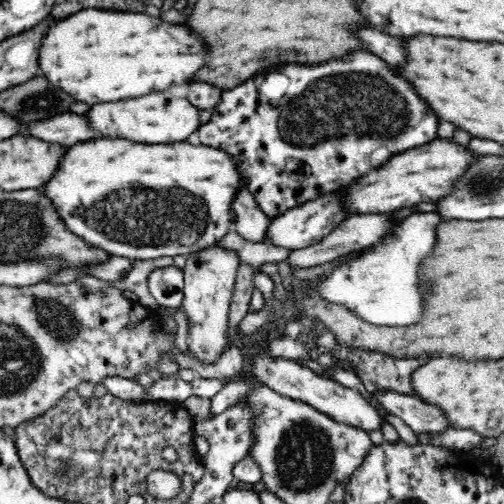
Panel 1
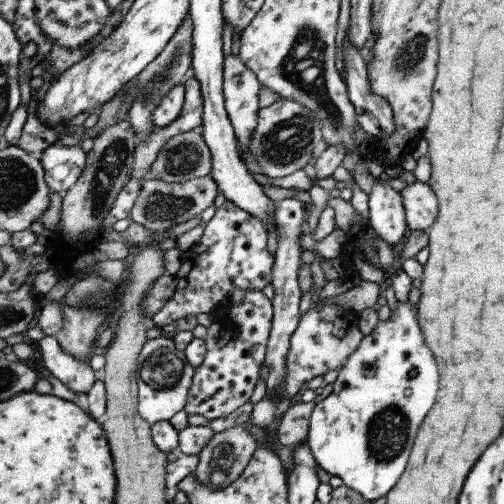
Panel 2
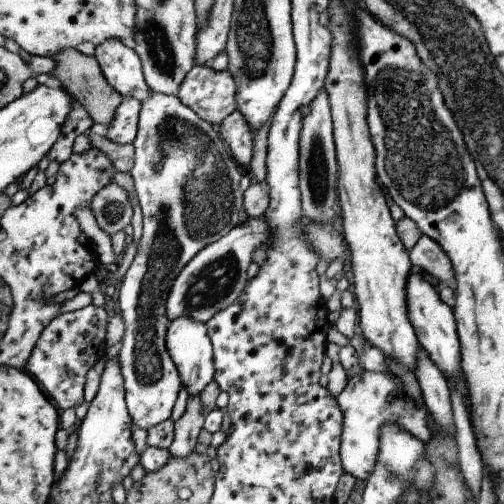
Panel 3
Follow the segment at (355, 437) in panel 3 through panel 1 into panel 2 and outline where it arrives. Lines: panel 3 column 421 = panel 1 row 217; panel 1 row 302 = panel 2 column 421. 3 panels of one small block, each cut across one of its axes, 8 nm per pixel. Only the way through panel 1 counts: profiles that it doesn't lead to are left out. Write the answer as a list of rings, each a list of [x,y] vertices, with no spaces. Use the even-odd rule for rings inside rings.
[[[409,302],[397,304],[397,310],[391,312],[391,318],[387,322],[379,322],[377,328],[361,340],[361,346],[355,350],[355,354],[337,370],[337,380],[333,382],[331,394],[315,404],[309,418],[307,446],[321,470],[331,476],[339,476],[343,486],[359,492],[365,502],[385,498],[405,470],[415,432],[433,406],[435,392],[437,368],[431,352],[423,344],[417,324],[417,310],[411,308]]]

